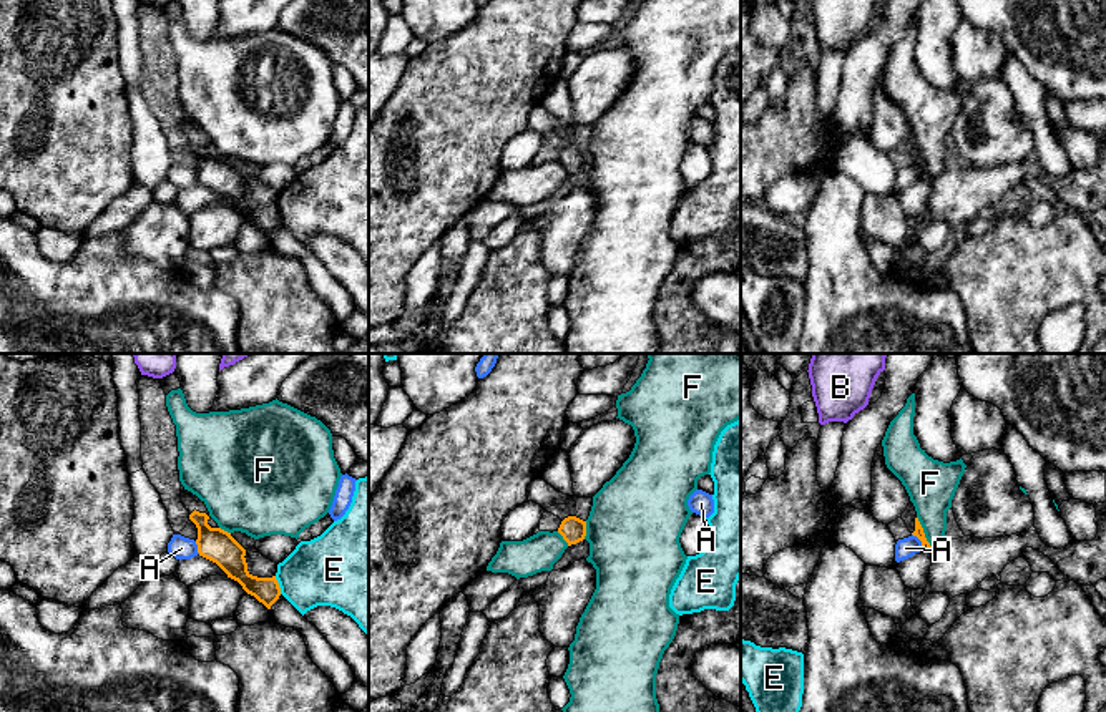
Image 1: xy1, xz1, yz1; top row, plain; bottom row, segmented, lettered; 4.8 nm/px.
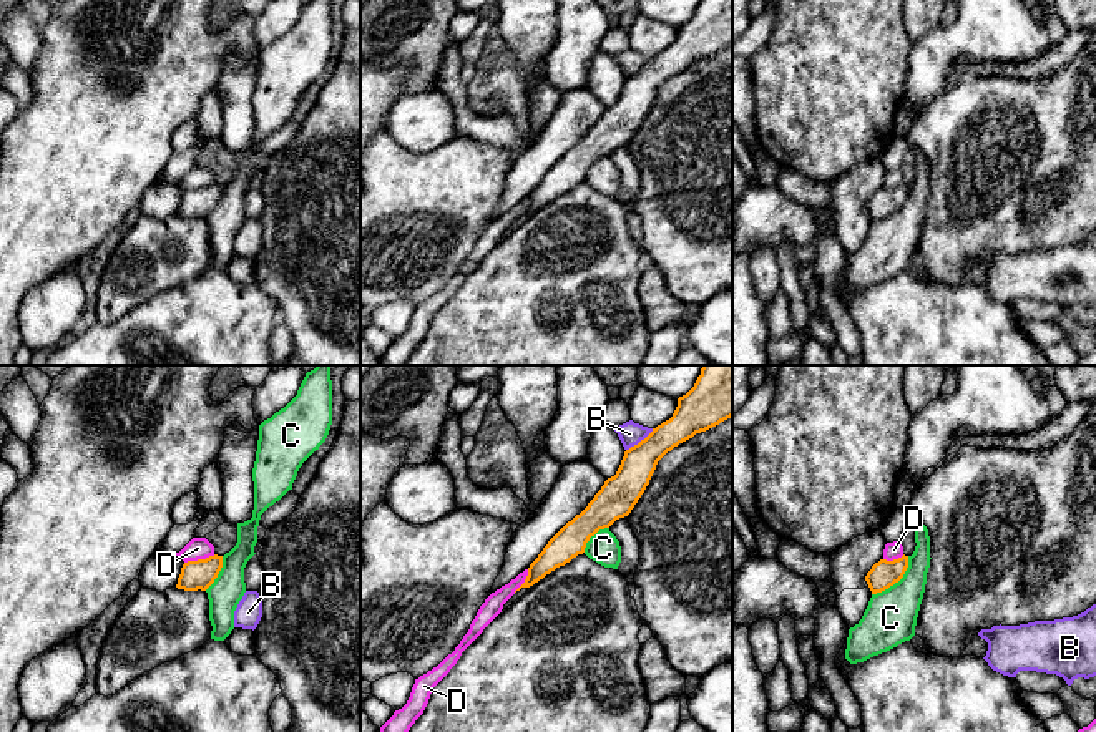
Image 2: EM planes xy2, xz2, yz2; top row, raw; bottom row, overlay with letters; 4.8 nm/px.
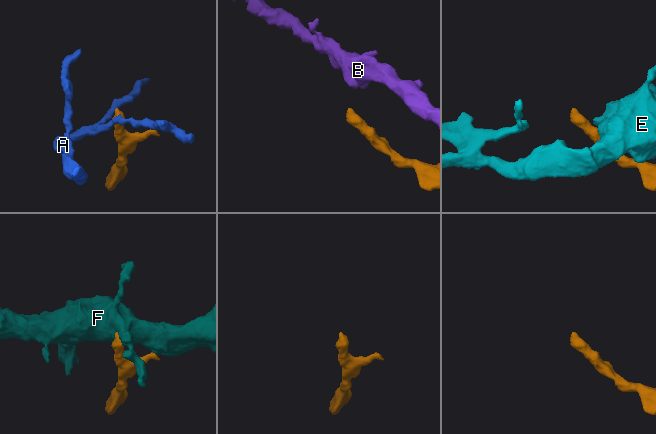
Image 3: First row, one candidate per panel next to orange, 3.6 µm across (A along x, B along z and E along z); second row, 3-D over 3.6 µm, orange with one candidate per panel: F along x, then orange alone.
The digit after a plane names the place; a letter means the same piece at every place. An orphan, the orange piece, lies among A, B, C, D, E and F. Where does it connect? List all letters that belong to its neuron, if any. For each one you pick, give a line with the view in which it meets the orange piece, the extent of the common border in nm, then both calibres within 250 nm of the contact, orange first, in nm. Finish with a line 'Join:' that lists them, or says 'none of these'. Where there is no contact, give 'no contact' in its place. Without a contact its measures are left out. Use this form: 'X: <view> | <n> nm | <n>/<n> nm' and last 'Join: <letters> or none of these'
Join: none of these

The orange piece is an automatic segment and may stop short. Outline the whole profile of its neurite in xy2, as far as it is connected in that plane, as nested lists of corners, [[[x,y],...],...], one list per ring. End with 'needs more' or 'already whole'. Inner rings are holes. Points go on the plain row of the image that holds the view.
[[[209,184],[206,188],[188,189],[181,196],[178,206],[178,217],[184,219],[206,219],[218,206],[223,196],[223,184]]] | already whole

